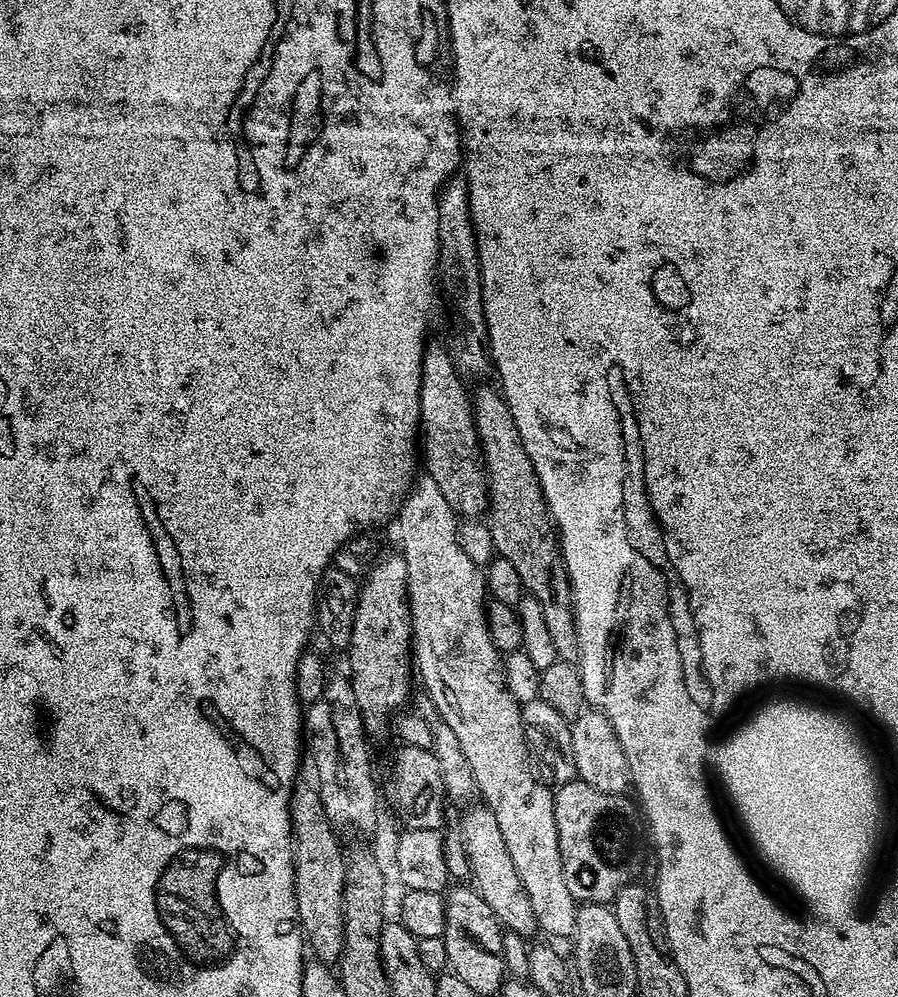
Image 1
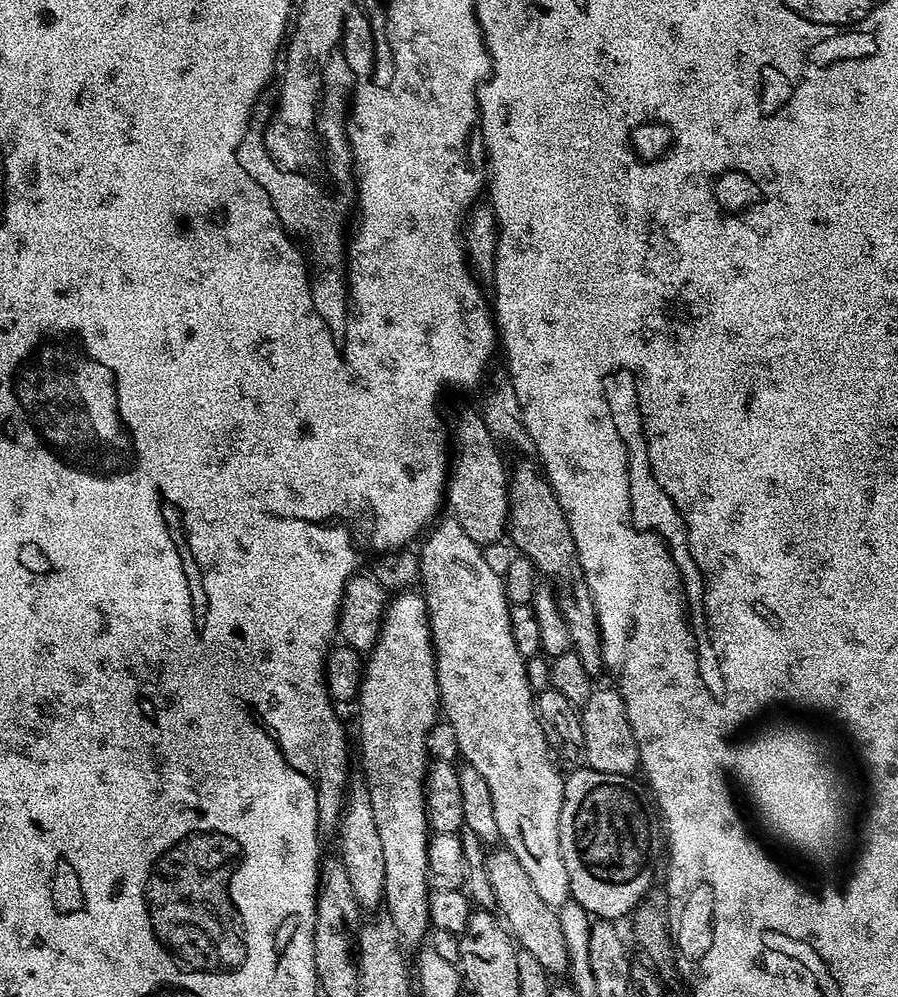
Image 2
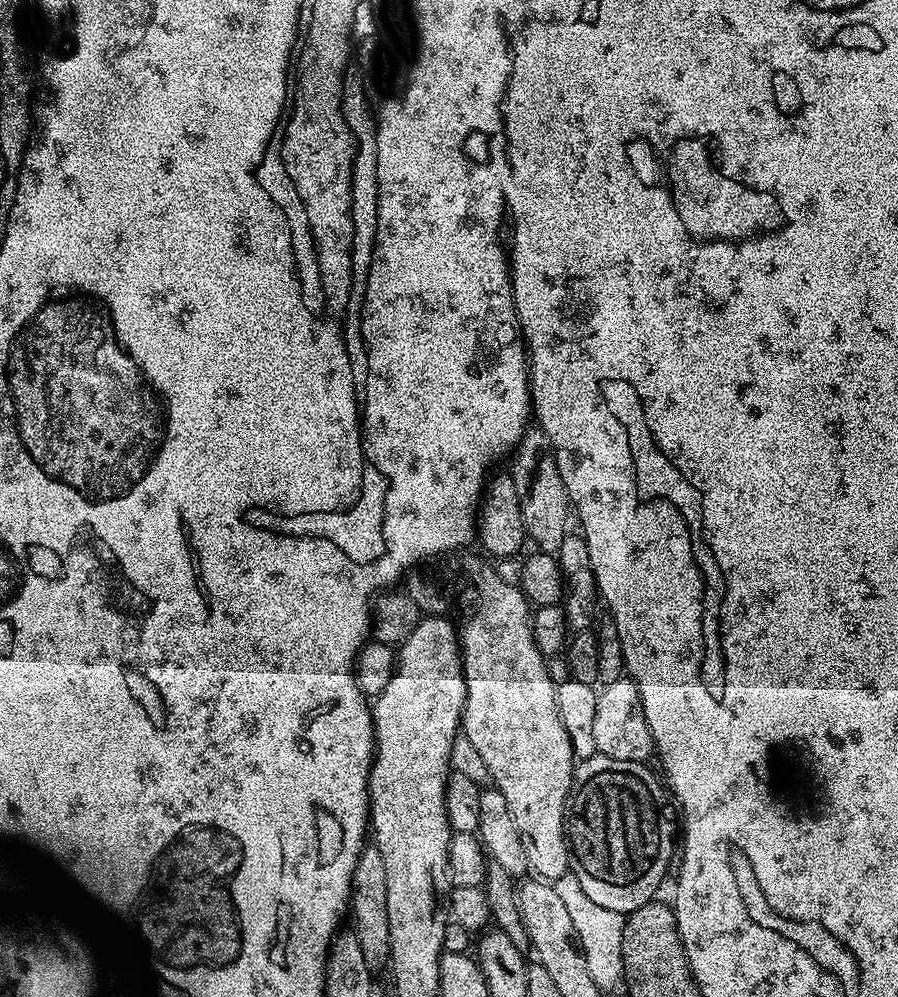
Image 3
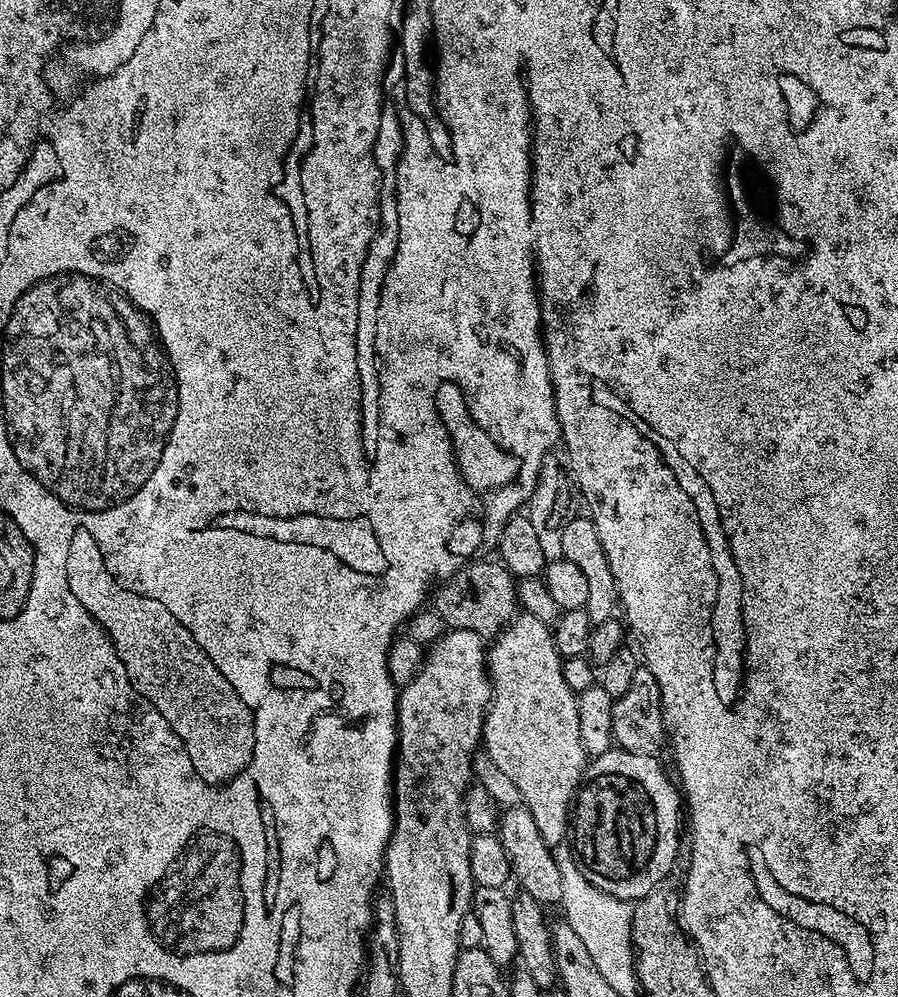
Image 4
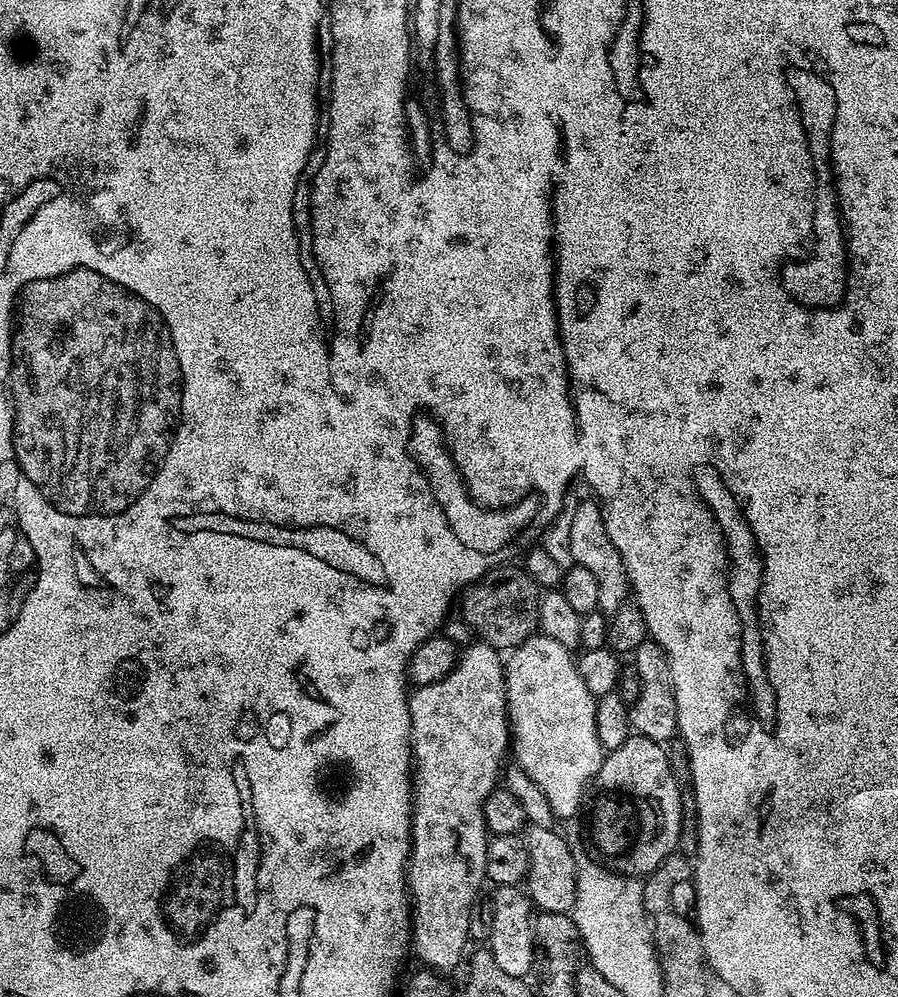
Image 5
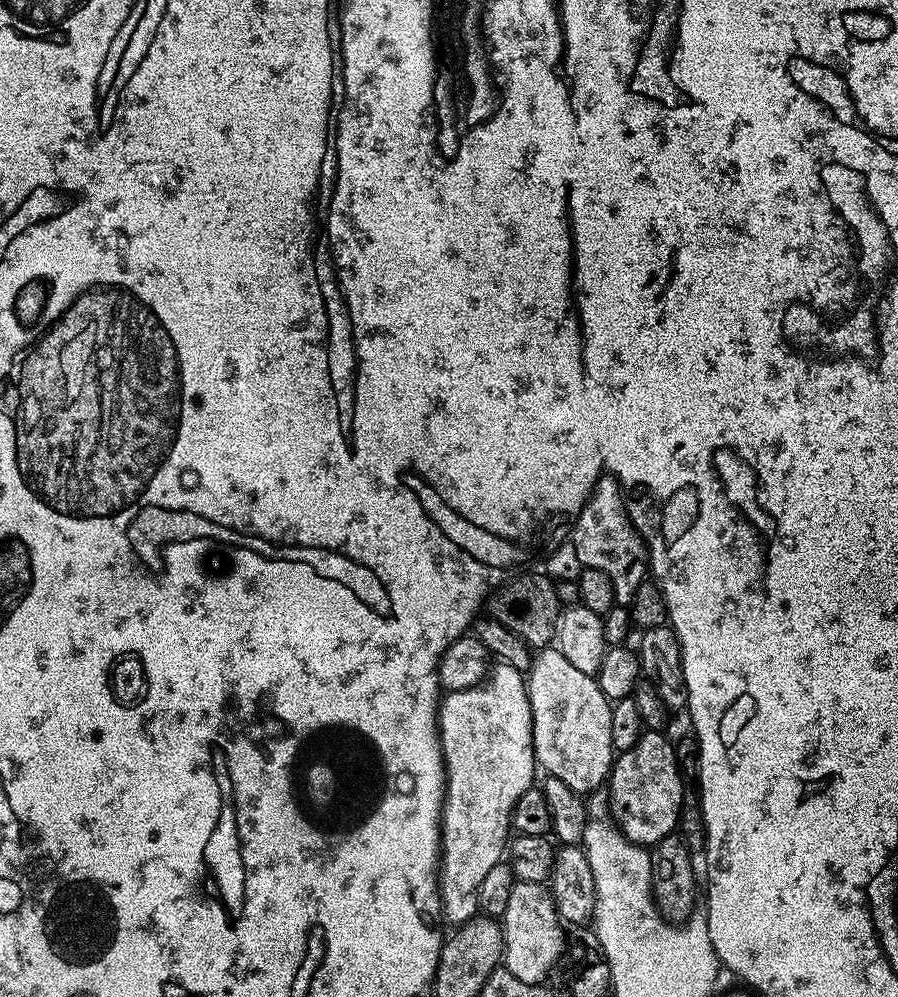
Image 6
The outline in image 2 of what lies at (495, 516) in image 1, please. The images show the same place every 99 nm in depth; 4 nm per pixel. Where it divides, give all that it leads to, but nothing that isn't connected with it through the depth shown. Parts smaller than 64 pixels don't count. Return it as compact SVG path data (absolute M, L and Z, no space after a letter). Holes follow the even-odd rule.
M535 463L520 464L512 468L508 482L509 514L507 535L519 555L530 558L541 577L552 580L560 593L554 599L560 605L560 613L570 630L571 647L582 658L586 674L600 678L606 669L604 643L600 640L600 623L594 606L594 598L584 580L584 571L570 534L570 526L554 490L548 485L541 469Z

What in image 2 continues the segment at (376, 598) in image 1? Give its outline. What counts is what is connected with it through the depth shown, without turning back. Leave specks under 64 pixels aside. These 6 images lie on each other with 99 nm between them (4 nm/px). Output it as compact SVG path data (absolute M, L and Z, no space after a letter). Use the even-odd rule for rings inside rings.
M416 590L397 591L388 601L388 609L384 612L384 623L380 625L380 636L371 652L367 653L366 663L362 668L362 679L358 693L358 705L360 704L360 764L364 767L363 783L370 794L370 806L374 806L374 822L378 822L378 838L382 838L382 855L386 858L386 882L384 883L384 904L386 915L392 919L394 926L400 935L401 945L419 945L420 939L427 937L430 932L428 919L428 897L430 895L430 881L428 879L428 842L430 829L428 827L428 809L424 806L424 790L426 787L426 773L430 767L428 755L428 734L438 723L438 713L441 711L440 691L438 690L438 678L436 677L436 652L432 648L432 631L428 621L428 607L423 595Z

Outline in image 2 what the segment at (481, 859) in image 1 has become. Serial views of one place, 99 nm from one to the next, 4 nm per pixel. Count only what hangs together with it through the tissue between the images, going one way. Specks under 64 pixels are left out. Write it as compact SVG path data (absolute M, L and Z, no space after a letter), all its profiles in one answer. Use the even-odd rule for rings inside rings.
M497 846L493 852L487 853L486 863L490 874L490 890L494 890L496 899L495 911L502 917L503 923L512 933L517 945L523 951L534 954L534 959L542 962L544 969L553 977L563 977L569 971L568 956L557 909L542 902L538 890L534 890L534 886L530 883L530 877L527 876L522 862L514 858L510 849Z

